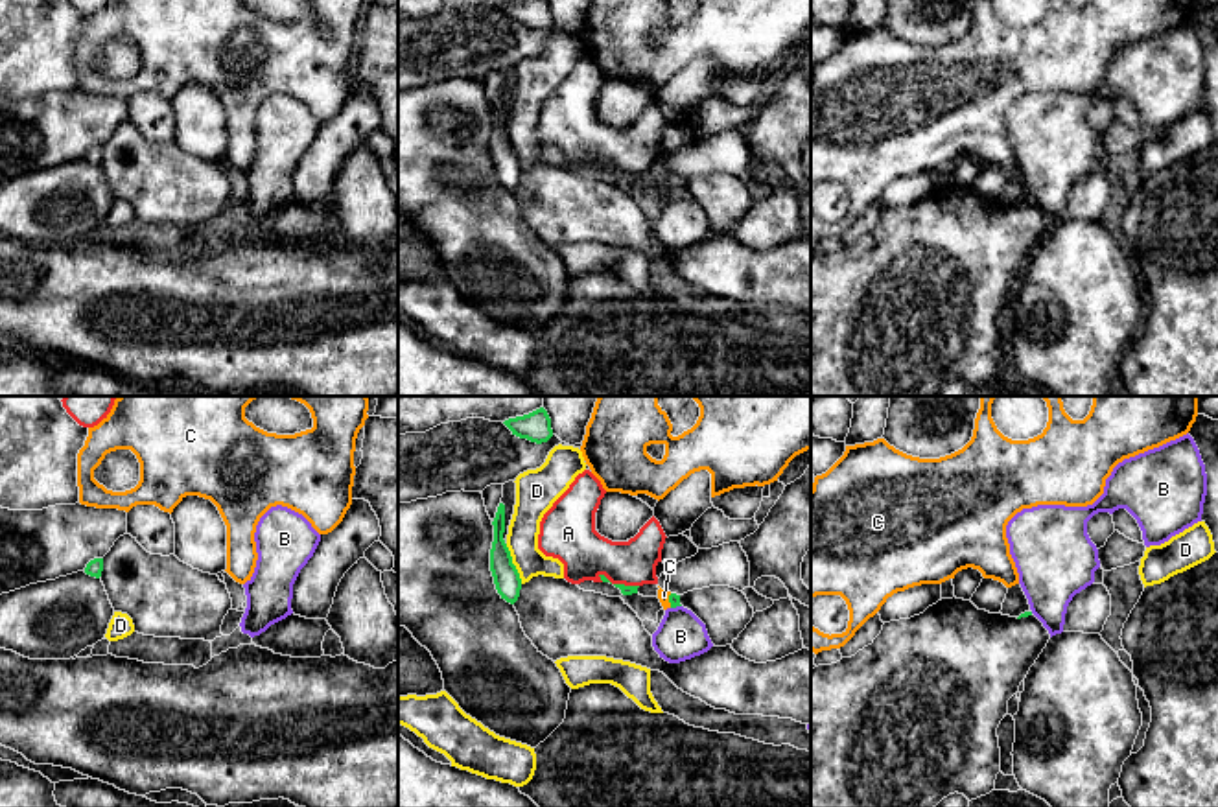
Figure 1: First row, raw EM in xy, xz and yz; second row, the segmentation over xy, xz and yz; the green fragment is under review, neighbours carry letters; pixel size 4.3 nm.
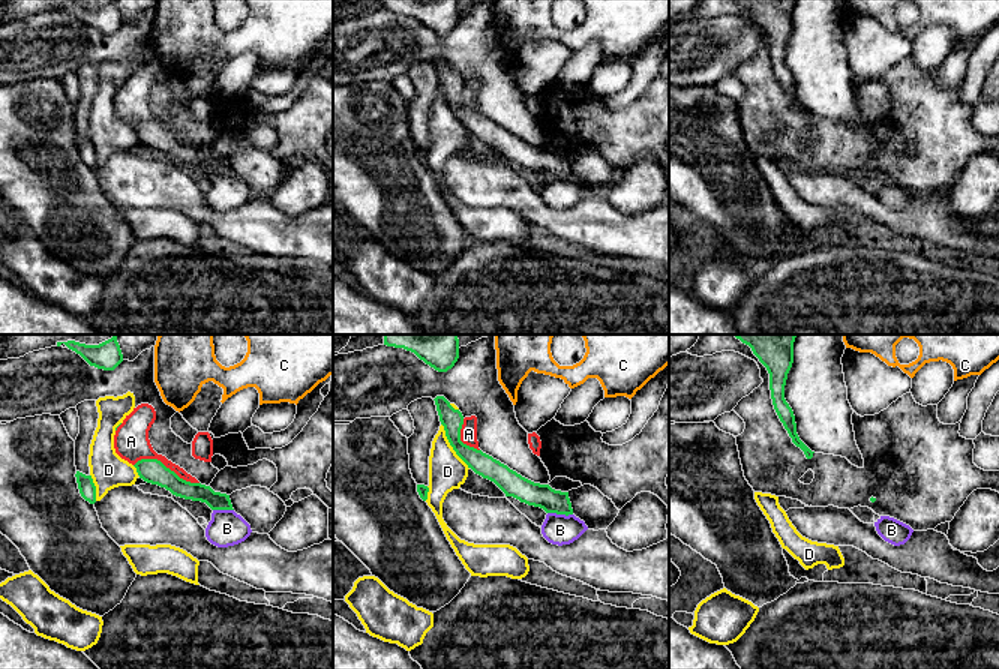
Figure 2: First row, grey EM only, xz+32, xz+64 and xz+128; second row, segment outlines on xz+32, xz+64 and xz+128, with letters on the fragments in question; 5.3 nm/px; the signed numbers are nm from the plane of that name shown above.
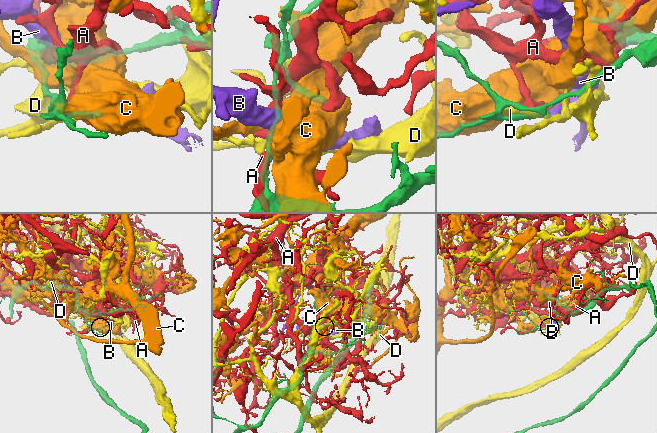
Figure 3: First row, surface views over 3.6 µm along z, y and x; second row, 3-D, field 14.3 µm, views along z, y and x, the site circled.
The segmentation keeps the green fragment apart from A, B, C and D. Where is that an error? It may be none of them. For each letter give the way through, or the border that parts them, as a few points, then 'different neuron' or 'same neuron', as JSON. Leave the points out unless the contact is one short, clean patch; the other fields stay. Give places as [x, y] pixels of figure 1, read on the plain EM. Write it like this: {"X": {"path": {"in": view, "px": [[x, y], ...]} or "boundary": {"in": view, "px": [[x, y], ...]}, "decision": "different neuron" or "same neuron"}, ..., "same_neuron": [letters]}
{"A": {"decision": "different neuron"}, "B": {"boundary": {"in": "xz", "px": [[680, 192], [671, 196]]}, "decision": "different neuron"}, "C": {"boundary": {"in": "xz", "px": [[671, 181], [669, 194]]}, "decision": "different neuron"}, "D": {"decision": "different neuron"}, "same_neuron": []}

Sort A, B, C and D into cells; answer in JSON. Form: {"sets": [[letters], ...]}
{"sets": [["A"], ["B"], ["C"], ["D"]]}

